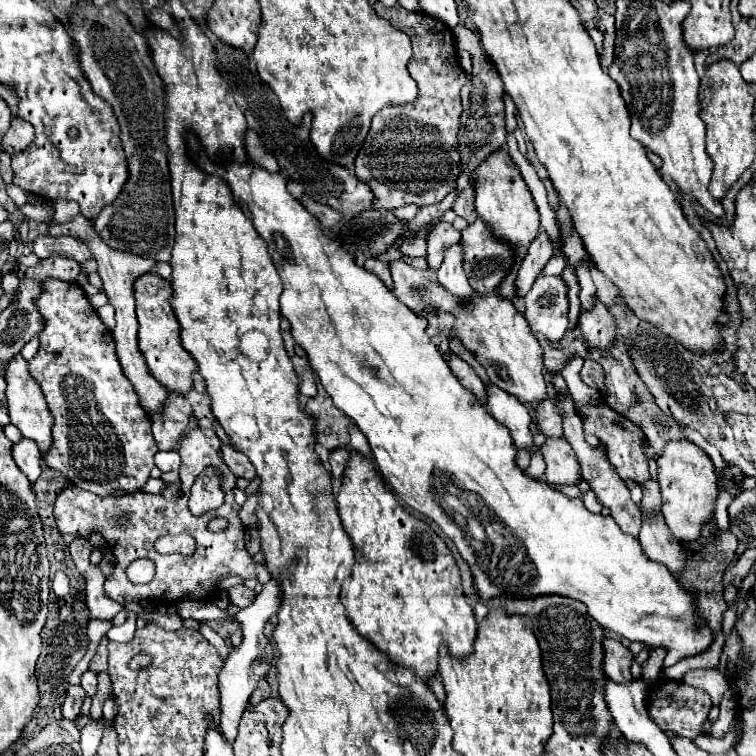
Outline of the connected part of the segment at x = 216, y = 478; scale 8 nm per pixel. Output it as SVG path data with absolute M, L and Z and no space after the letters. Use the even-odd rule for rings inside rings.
M204 469L204 473L194 481L190 495L190 511L194 515L204 515L224 501L224 493L220 489L220 475L214 469Z

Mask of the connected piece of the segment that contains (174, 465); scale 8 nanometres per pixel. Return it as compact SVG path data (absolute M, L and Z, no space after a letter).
M158 451L156 453L156 467L160 471L178 471L180 469L178 451Z

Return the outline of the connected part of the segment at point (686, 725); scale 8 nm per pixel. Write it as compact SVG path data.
M660 679L654 687L650 687L648 699L646 699L648 717L664 731L668 739L672 737L696 739L698 735L702 735L702 725L708 719L710 707L712 707L712 701L706 691L690 687L682 681L670 681L670 679Z

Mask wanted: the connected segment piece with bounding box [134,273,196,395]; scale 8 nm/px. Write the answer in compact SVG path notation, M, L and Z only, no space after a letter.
M144 273L134 281L134 297L136 297L136 315L138 315L138 347L146 359L150 373L166 387L176 393L188 393L192 389L192 373L196 371L196 363L192 355L180 345L180 323L170 307L172 287L170 281L162 279L156 273Z

